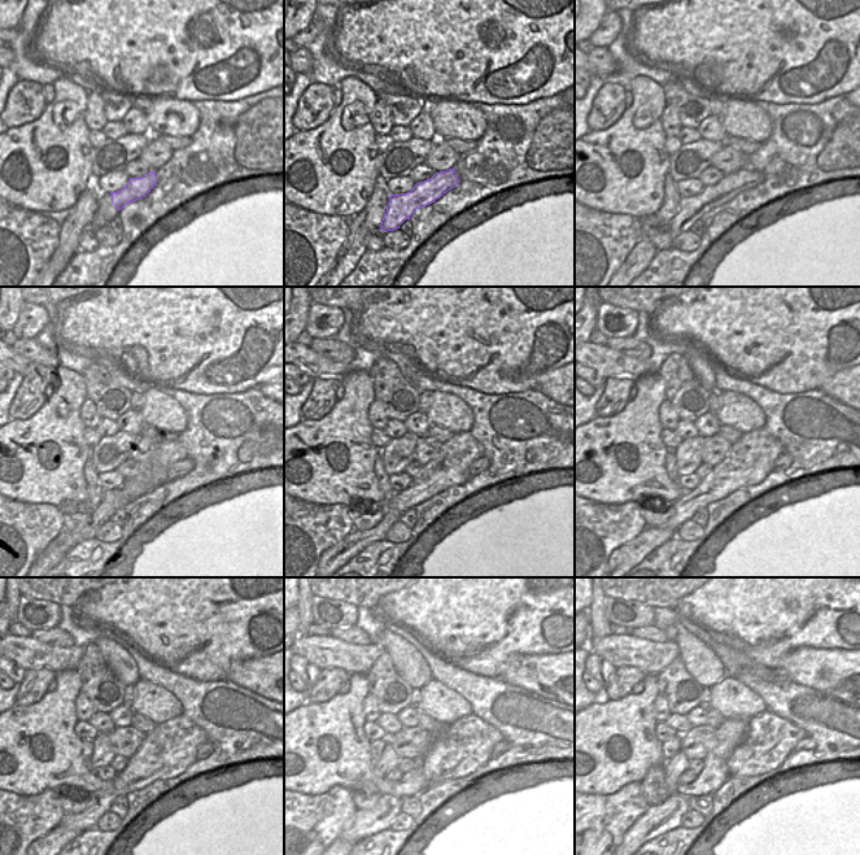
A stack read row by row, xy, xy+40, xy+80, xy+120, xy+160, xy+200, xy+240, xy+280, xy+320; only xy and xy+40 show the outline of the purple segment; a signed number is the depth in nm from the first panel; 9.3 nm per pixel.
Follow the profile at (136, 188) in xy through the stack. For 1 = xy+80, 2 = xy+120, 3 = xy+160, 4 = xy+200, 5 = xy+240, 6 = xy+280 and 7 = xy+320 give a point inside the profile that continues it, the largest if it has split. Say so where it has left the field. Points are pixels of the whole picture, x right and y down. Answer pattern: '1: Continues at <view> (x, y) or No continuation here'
1: Continues at xy+80 (712, 196)
2: Continues at xy+120 (112, 500)
3: Continues at xy+160 (356, 541)
4: Continues at xy+200 (651, 537)
5: Continues at xy+240 (55, 841)
6: Continues at xy+280 (339, 841)
7: Continues at xy+320 (806, 744).

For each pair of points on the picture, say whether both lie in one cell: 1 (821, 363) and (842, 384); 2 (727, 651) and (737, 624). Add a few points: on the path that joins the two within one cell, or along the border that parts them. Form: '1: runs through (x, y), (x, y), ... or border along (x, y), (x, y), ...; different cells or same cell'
1: border along (846, 367), (833, 374), (820, 388); different cells
2: border along (715, 640), (730, 645), (756, 661); different cells

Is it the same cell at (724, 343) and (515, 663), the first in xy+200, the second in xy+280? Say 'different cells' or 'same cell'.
different cells

